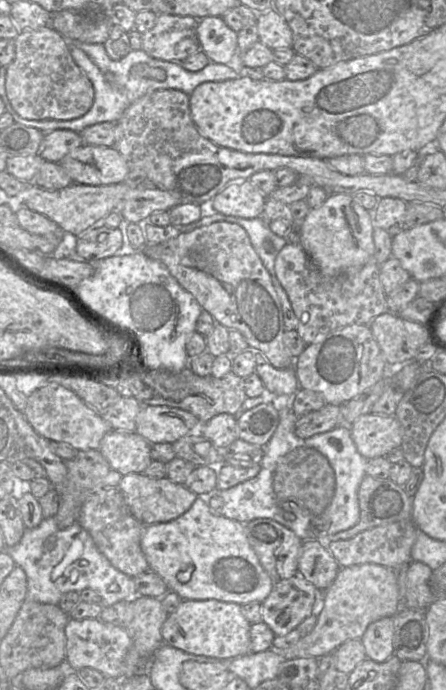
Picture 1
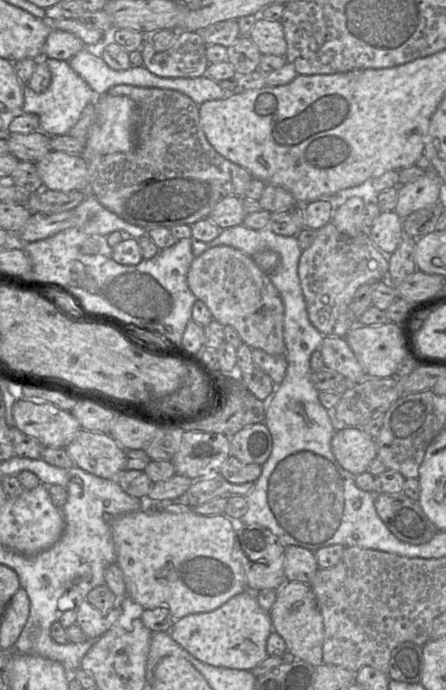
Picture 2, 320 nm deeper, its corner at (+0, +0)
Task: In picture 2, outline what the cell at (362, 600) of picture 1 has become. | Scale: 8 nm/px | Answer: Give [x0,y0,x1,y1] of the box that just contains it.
[170,589,272,671]

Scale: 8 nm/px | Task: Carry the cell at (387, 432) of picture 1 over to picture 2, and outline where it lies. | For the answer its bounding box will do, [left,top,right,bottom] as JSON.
[331,427,377,476]

